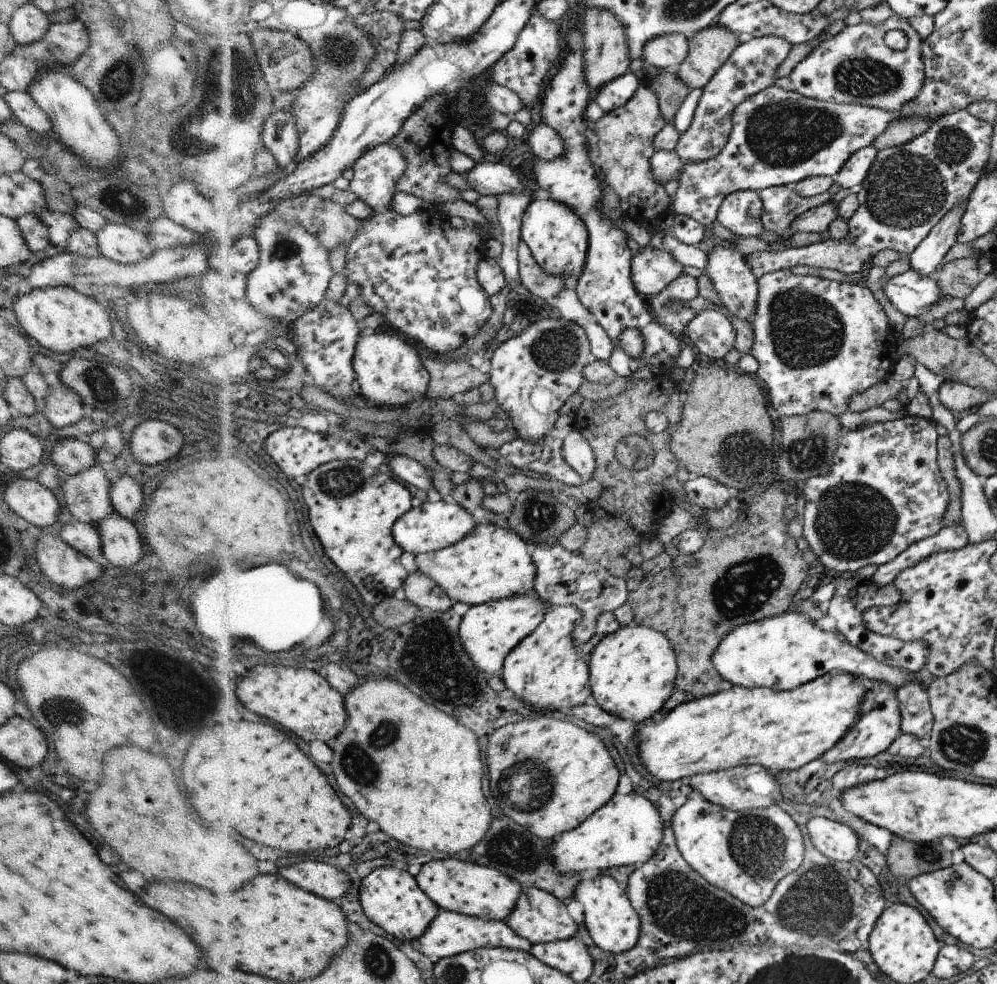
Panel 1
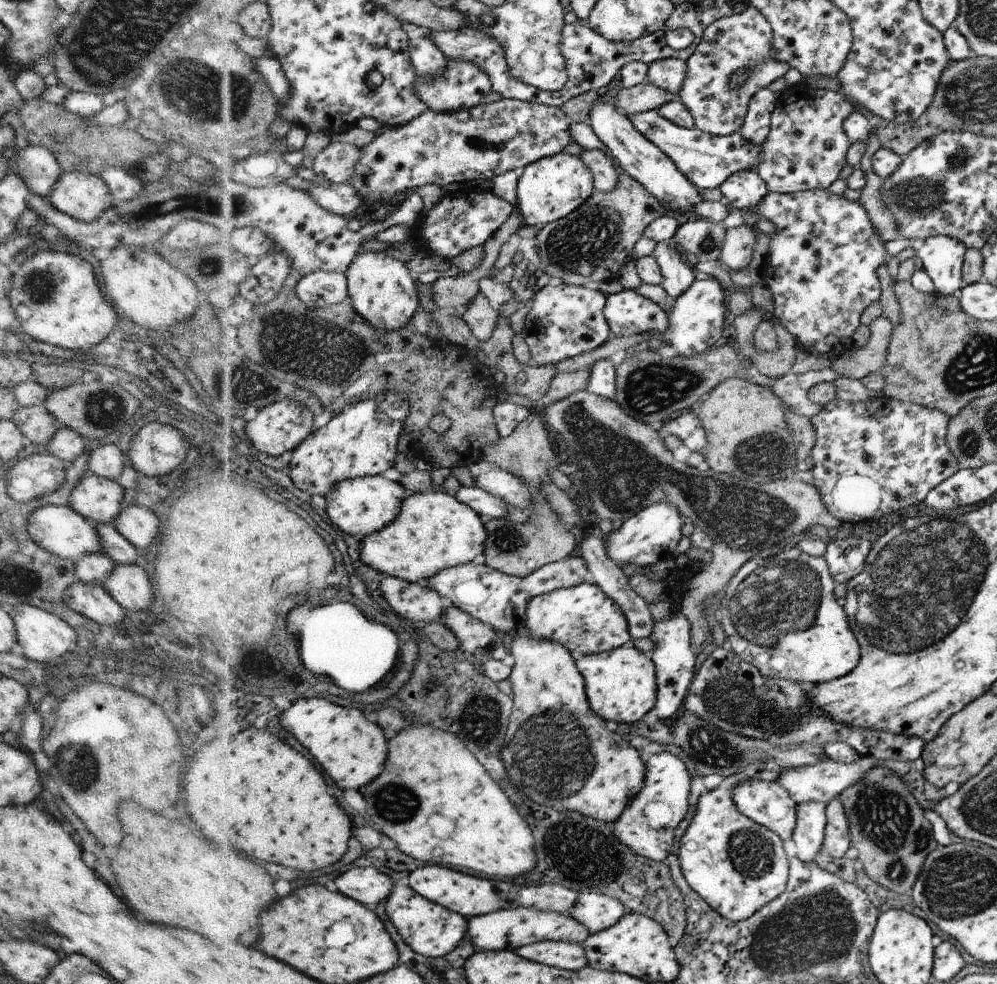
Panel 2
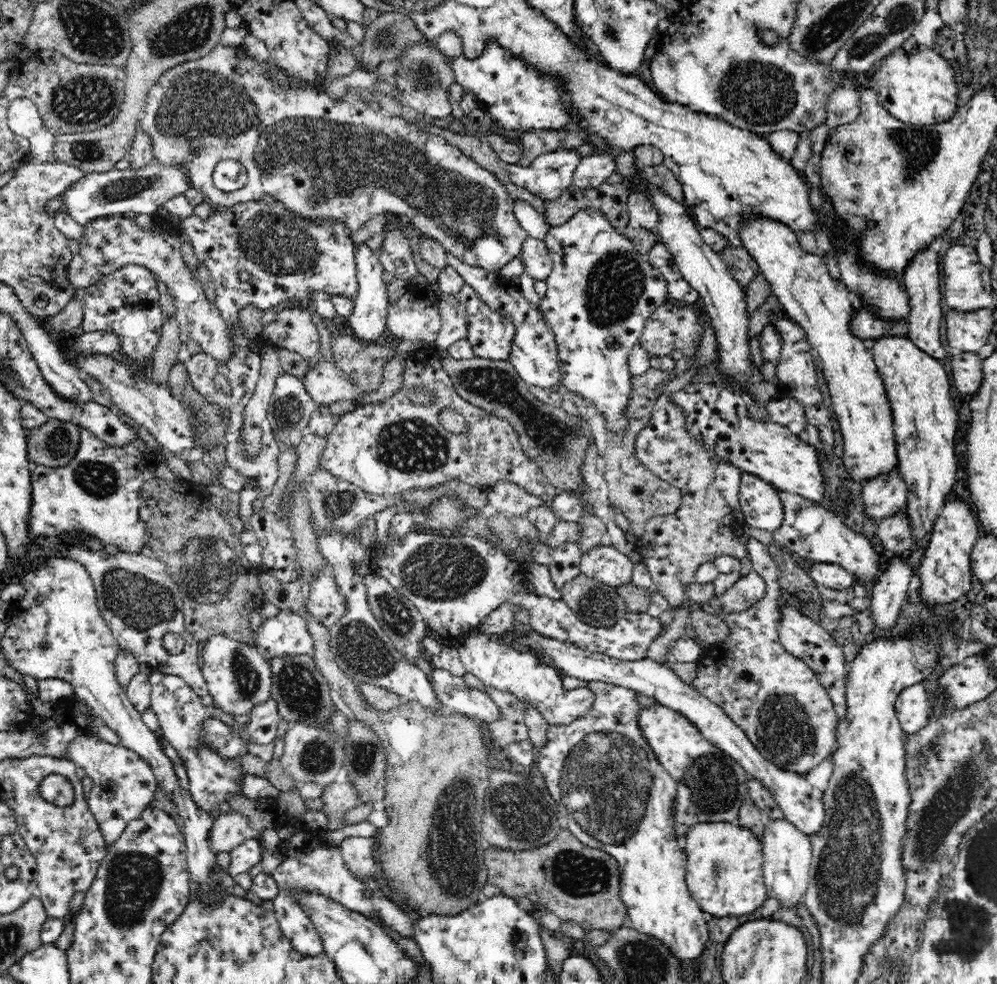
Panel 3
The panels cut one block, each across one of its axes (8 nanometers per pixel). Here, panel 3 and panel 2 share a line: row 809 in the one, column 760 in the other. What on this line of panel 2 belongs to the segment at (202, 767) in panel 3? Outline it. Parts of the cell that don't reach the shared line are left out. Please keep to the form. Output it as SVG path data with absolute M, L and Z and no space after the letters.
M820 188L786 194L769 192L756 210L762 218L774 224L764 273L764 284L772 292L773 320L778 321L806 352L828 355L834 346L846 346L852 332L860 326L862 310L880 298L876 270L888 261L885 241L872 226L868 212L862 204L850 202L845 195L838 196L831 190Z

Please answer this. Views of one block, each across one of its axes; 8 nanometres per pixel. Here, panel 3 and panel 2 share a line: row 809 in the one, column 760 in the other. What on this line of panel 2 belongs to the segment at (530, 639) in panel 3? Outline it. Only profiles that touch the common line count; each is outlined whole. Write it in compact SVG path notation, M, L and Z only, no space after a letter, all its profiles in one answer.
M746 780L733 789L733 798L748 818L792 840L797 825L798 803L777 781Z

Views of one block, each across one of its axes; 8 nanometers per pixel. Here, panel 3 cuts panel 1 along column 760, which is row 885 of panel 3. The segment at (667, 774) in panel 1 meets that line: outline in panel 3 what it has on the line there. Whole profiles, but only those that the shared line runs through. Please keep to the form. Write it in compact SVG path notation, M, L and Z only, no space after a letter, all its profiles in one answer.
M698 823L685 834L685 881L698 906L712 916L756 914L766 900L763 845L750 829L731 823Z

